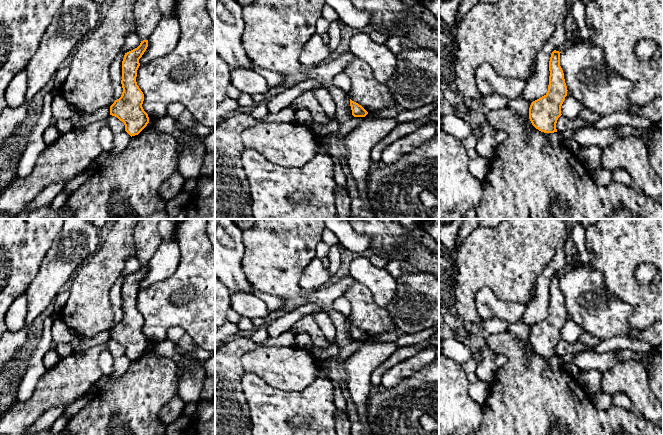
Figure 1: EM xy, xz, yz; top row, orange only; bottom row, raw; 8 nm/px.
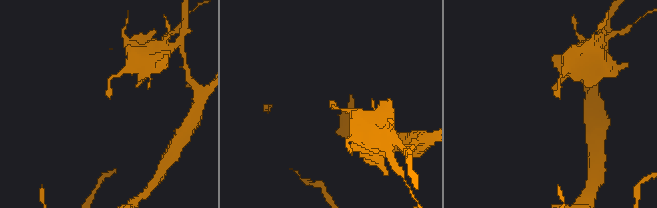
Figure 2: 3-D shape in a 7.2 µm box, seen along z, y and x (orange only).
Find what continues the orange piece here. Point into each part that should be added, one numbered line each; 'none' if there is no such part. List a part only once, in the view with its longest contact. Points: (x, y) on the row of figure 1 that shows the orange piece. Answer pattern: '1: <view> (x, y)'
none

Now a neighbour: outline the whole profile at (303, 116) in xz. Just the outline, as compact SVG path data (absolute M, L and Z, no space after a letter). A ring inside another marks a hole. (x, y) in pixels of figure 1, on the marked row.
M300 109L295 112L295 118L293 122L310 125L313 123L311 113L306 109Z

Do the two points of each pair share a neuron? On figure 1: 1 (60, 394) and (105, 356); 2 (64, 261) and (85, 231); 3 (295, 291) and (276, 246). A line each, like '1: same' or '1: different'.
1: different
2: same
3: same

